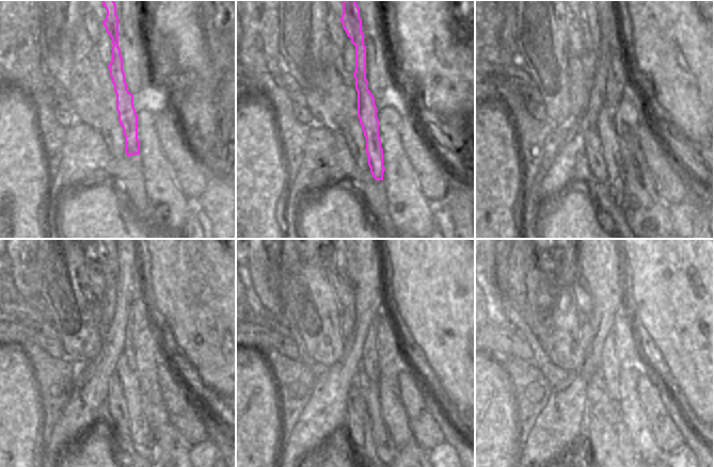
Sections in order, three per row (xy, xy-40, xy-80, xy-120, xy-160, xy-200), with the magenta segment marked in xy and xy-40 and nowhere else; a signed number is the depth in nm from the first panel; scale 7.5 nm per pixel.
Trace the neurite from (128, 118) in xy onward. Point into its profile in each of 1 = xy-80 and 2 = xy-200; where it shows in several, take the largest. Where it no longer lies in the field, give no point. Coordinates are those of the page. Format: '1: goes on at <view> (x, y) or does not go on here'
1: goes on at xy-80 (604, 125)
2: goes on at xy-200 (629, 454)

